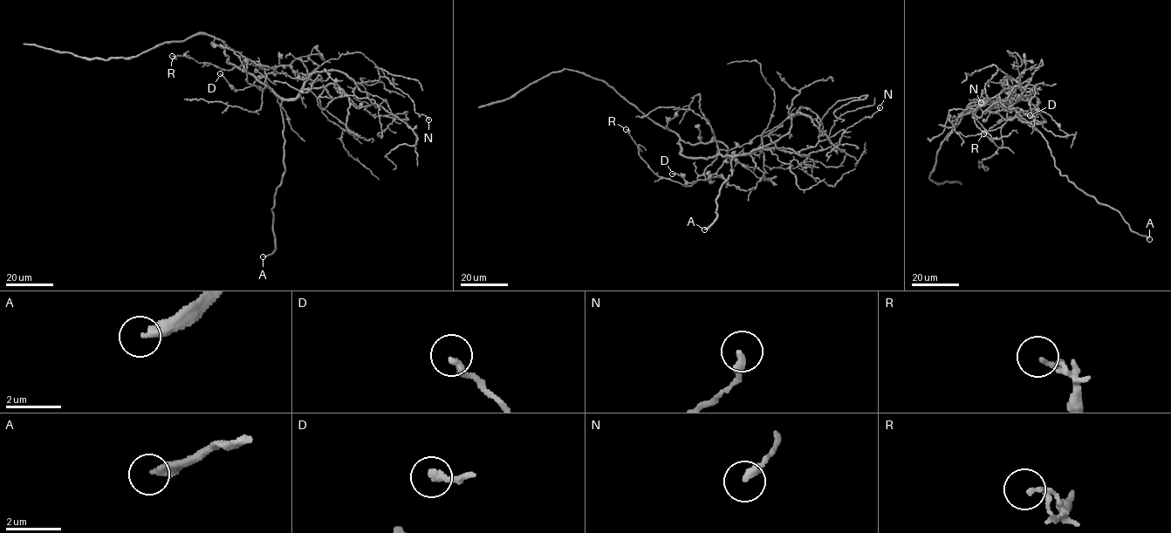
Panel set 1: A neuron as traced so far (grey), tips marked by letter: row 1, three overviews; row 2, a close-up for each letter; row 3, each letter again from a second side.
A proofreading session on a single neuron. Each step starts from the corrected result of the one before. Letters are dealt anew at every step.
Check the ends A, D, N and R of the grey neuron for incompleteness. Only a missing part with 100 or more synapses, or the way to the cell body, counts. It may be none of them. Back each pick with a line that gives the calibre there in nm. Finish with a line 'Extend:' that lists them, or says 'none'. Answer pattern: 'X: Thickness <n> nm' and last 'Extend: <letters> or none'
A: Thickness 360 nm
Extend: A

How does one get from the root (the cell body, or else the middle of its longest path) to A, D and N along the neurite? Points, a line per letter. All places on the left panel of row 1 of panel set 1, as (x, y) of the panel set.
A: (256, 78), (270, 86), (281, 99), (284, 139), (284, 171), (272, 208), (275, 249), (273, 253), (263, 256)
D: (256, 78), (229, 64), (224, 53), (228, 46), (256, 64), (276, 71), (240, 90), (233, 88), (220, 73)
N: (256, 78), (284, 99), (295, 99), (317, 71), (341, 71), (359, 83), (386, 77), (428, 119)

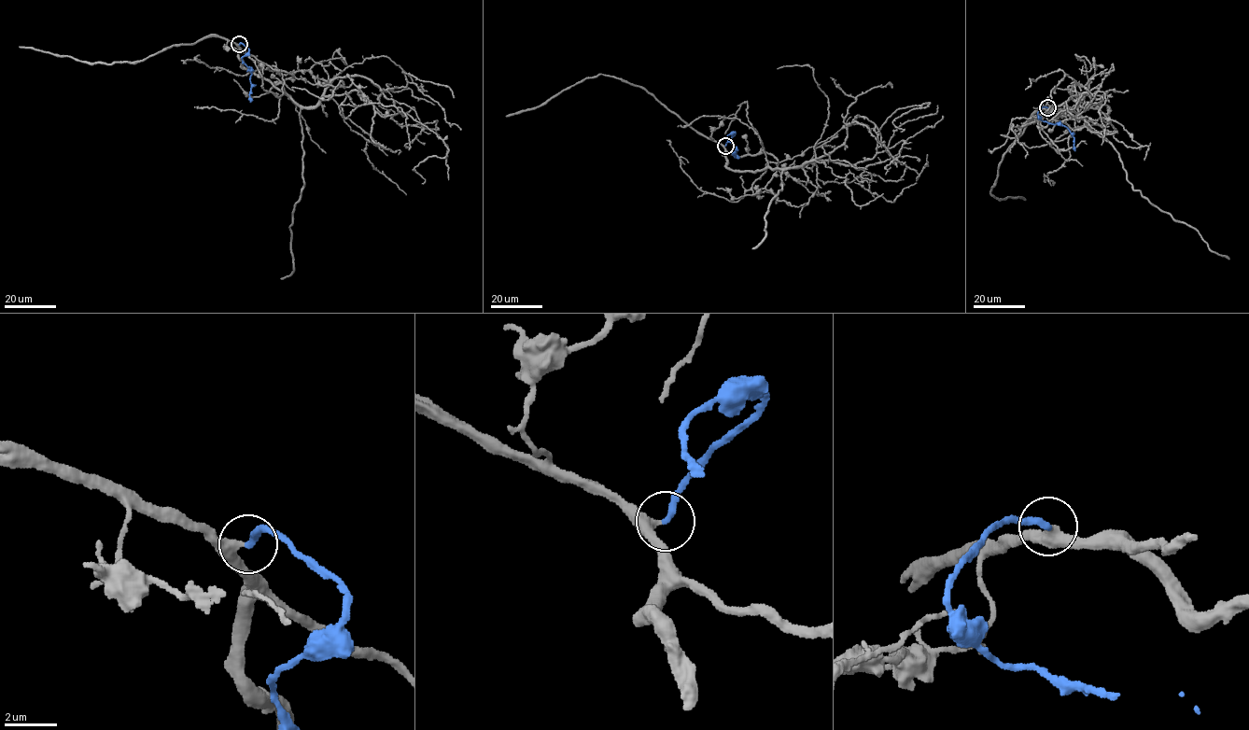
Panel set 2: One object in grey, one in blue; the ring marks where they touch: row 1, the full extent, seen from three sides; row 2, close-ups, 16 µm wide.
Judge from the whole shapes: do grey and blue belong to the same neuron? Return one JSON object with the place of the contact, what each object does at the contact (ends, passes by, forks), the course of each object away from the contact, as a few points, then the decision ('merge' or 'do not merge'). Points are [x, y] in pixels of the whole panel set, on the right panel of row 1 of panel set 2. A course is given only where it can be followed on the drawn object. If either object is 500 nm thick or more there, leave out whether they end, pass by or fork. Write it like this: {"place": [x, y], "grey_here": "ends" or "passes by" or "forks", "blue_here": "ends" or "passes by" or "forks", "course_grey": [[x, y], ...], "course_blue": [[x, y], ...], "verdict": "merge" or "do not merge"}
{"place": [1047, 107], "grey_here": "passes by", "blue_here": "ends", "course_grey": [[1047, 107], [1083, 118], [1090, 130], [1071, 97], [1075, 83], [1076, 95], [1037, 125], [1050, 147], [1082, 165]], "course_blue": [[1047, 107], [1038, 111], [1038, 117], [1043, 121], [1064, 125], [1073, 138], [1074, 150]], "verdict": "merge"}

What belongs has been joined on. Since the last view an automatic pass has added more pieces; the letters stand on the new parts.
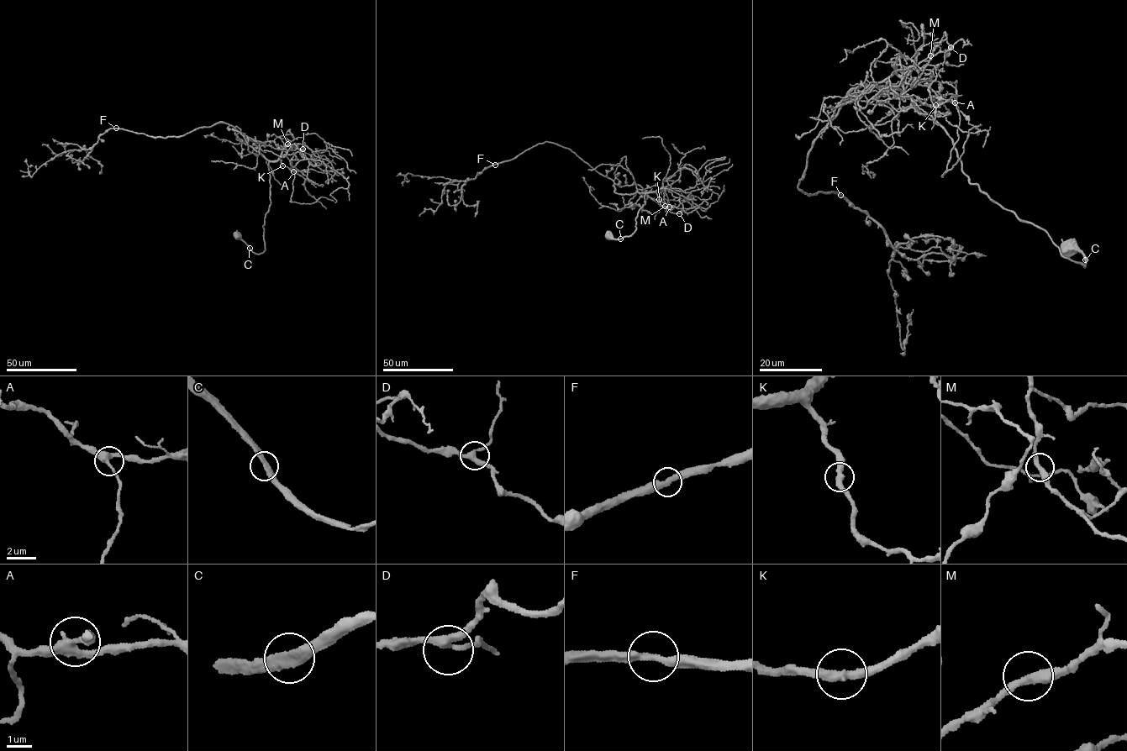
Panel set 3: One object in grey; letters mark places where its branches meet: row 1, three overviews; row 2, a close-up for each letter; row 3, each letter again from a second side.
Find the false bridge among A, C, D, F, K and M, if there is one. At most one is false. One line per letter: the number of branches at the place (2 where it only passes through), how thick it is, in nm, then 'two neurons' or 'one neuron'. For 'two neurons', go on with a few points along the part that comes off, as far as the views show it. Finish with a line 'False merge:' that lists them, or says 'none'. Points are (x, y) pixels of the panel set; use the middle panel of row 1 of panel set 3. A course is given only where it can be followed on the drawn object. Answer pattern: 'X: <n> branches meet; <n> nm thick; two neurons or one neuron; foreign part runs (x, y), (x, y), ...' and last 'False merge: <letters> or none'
A: 3 branches meet; 320 nm thick; one neuron
C: 2 branches meet; 380 nm thick; one neuron
D: 3 branches meet; 280 nm thick; one neuron
F: 2 branches meet; 320 nm thick; one neuron
K: 2 branches meet; 380 nm thick; one neuron
M: 2 branches meet; 360 nm thick; one neuron
False merge: none

